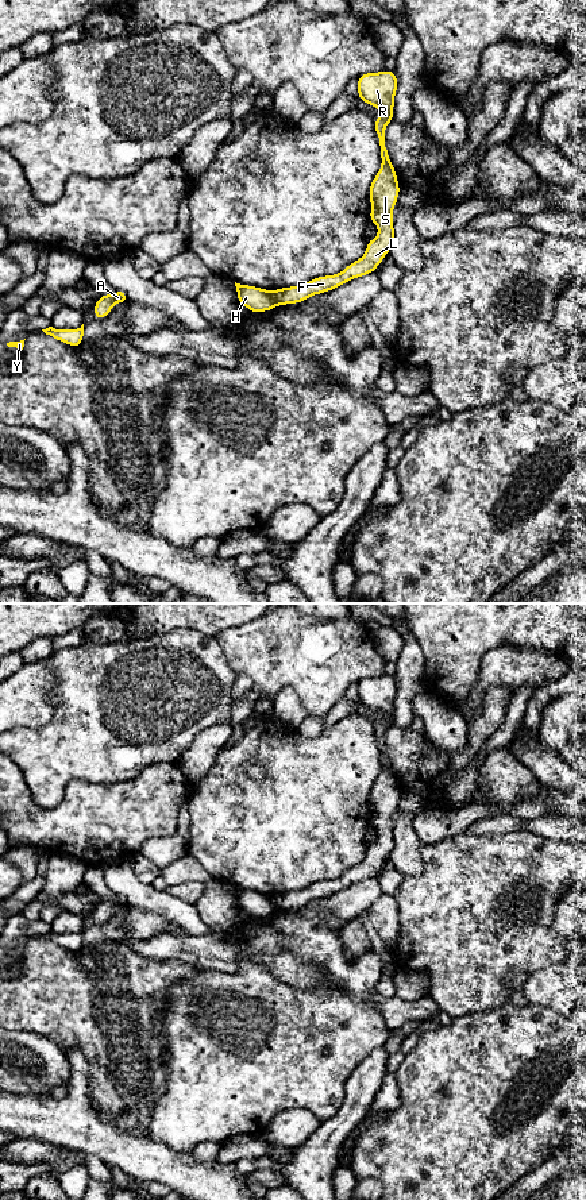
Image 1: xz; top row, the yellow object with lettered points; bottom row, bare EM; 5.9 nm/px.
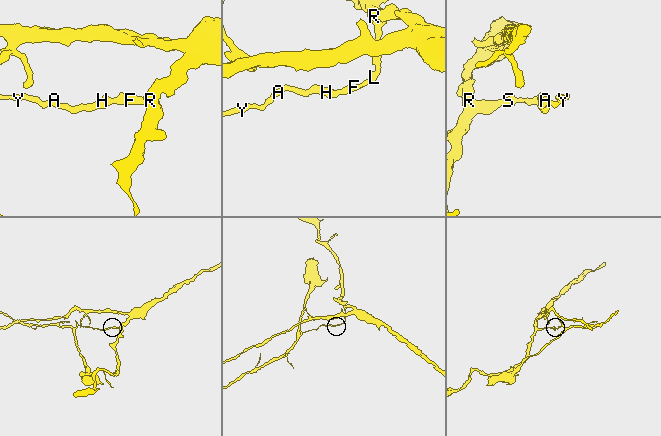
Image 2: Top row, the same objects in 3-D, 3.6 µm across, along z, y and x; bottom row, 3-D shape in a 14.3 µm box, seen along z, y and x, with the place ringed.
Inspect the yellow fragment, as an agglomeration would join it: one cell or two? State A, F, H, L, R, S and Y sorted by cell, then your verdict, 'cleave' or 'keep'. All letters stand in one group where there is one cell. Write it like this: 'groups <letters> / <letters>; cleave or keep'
groups A H Y / F L R S; cleave

